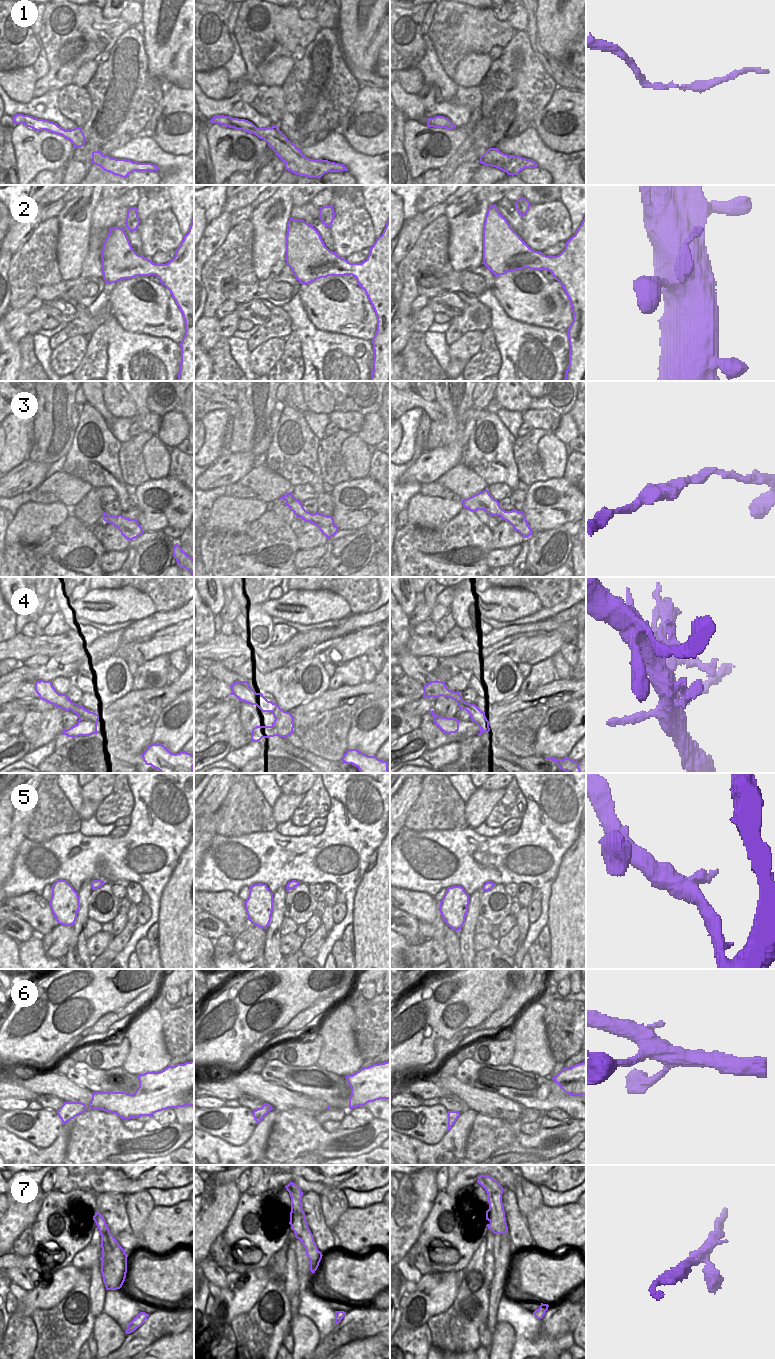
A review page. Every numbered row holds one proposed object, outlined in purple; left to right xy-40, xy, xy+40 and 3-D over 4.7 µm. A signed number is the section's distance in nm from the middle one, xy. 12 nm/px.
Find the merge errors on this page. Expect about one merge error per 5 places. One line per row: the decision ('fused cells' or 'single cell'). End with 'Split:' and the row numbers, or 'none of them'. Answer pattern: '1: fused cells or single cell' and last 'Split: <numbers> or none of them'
1: single cell
2: single cell
3: single cell
4: single cell
5: single cell
6: single cell
7: single cell
Split: none of them

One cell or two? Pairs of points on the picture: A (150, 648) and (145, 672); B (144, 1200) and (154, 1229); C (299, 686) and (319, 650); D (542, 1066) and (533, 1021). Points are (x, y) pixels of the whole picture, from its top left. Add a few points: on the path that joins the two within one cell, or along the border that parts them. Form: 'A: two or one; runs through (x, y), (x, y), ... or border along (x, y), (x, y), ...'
A: two; border along (168, 653), (158, 655), (139, 666)
B: two; border along (154, 1206), (143, 1228), (143, 1238)
C: two; border along (292, 660), (316, 658), (322, 664)
D: one; runs through (533, 1055), (533, 1032)

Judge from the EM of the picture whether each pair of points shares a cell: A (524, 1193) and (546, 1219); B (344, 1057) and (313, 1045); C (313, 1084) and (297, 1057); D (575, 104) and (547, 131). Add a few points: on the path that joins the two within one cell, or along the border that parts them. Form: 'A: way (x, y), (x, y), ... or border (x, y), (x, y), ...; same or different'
A: border (543, 1204), (525, 1216); different
B: border (314, 1029), (322, 1039), (320, 1055), (315, 1063); different
C: border (279, 1060), (292, 1066), (313, 1066), (315, 1064); different
D: way (568, 110), (554, 125); same

